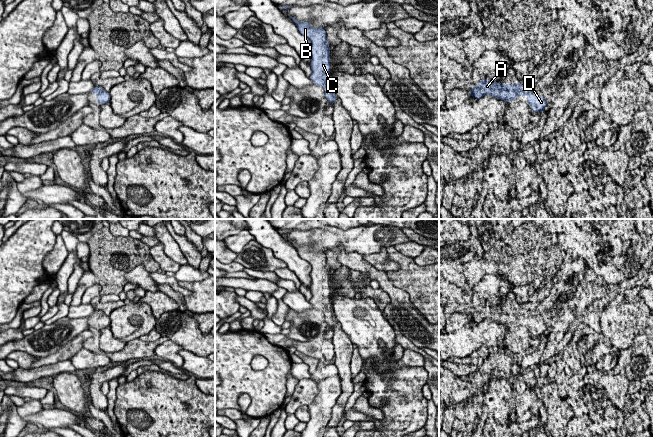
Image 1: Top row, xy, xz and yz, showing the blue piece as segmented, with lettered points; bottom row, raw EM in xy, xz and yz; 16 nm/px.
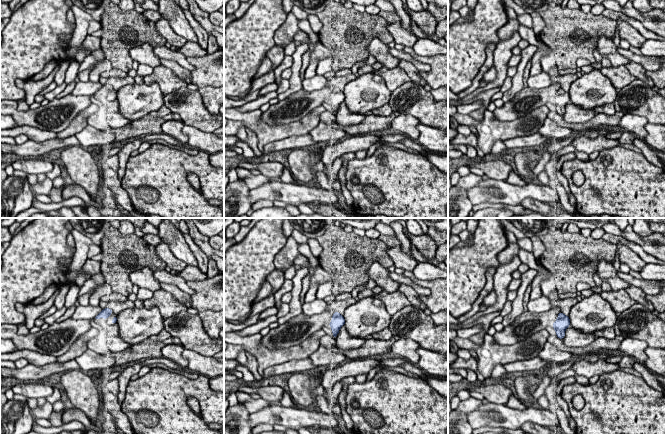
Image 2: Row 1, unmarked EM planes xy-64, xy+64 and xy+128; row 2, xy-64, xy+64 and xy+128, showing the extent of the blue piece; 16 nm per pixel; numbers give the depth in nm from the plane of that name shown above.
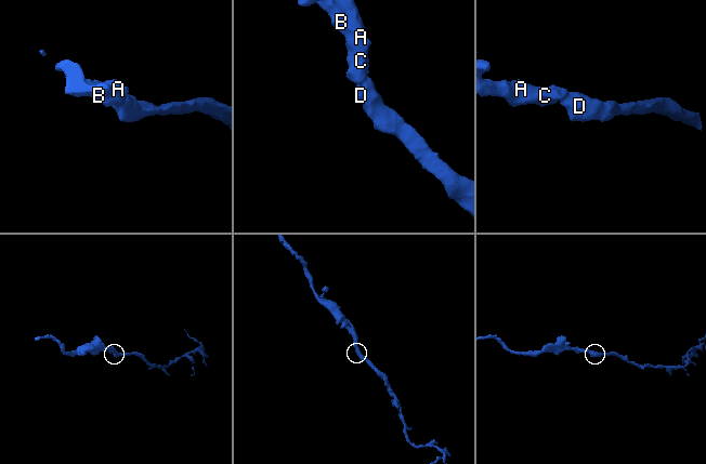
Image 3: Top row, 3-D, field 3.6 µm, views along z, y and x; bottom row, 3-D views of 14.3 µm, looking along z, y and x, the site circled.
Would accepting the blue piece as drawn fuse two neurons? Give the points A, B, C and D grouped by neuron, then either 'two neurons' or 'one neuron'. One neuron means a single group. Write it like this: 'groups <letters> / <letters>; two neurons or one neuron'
groups A B C D; one neuron

